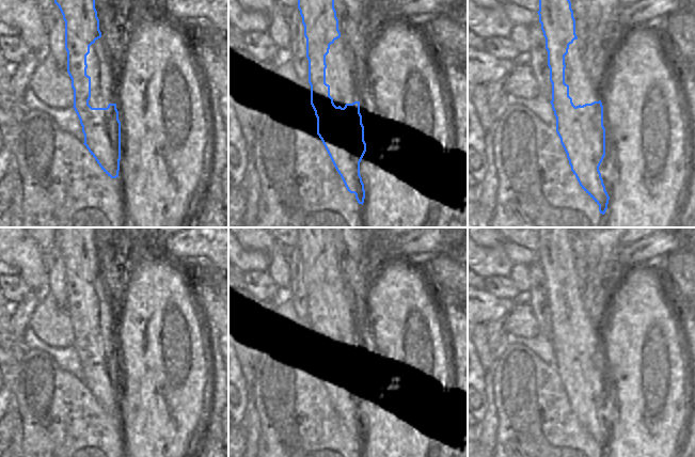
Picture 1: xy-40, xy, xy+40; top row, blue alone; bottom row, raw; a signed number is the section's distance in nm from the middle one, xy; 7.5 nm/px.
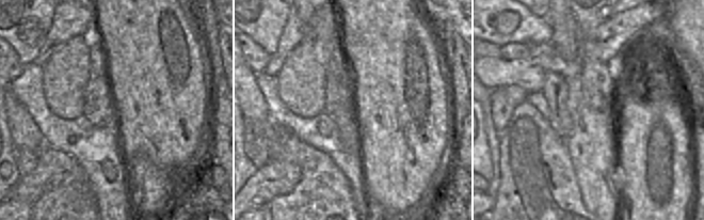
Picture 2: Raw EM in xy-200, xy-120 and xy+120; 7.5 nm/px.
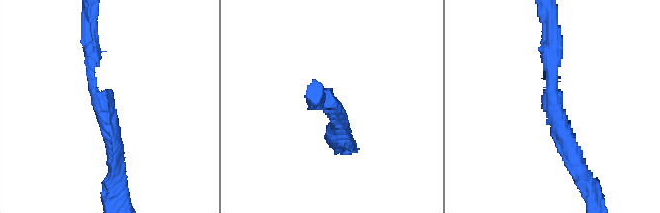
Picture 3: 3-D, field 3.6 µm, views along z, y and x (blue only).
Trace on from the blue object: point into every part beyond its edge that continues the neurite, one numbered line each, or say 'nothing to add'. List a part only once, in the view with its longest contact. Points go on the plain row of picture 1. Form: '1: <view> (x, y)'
nothing to add.

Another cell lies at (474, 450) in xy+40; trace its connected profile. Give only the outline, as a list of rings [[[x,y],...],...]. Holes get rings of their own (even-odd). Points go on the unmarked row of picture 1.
[[[479,441],[468,442],[468,457],[481,457],[481,446]]]

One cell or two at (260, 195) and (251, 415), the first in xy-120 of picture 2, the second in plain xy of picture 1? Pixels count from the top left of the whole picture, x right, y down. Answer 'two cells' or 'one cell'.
two cells

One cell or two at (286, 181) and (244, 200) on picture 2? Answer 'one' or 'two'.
one

